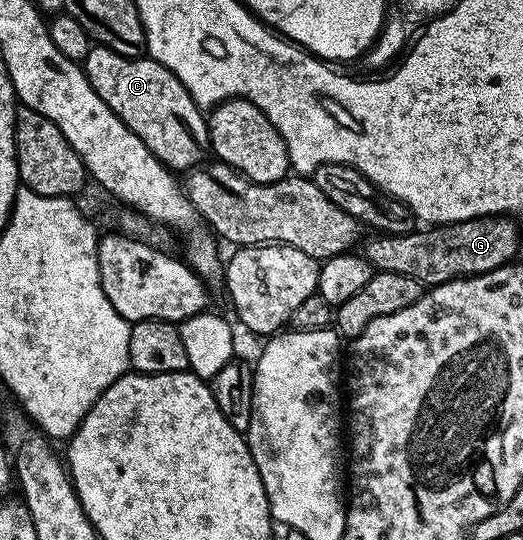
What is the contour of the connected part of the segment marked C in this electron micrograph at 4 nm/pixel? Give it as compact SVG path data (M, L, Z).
M99 45L89 46L82 66L90 85L94 85L94 93L110 105L110 109L133 133L142 137L142 145L146 145L146 149L150 149L150 153L154 153L165 167L176 173L187 173L209 158L205 112L196 104L194 97L190 97L186 85L170 73L170 69L147 57L127 59L114 53L114 49Z

